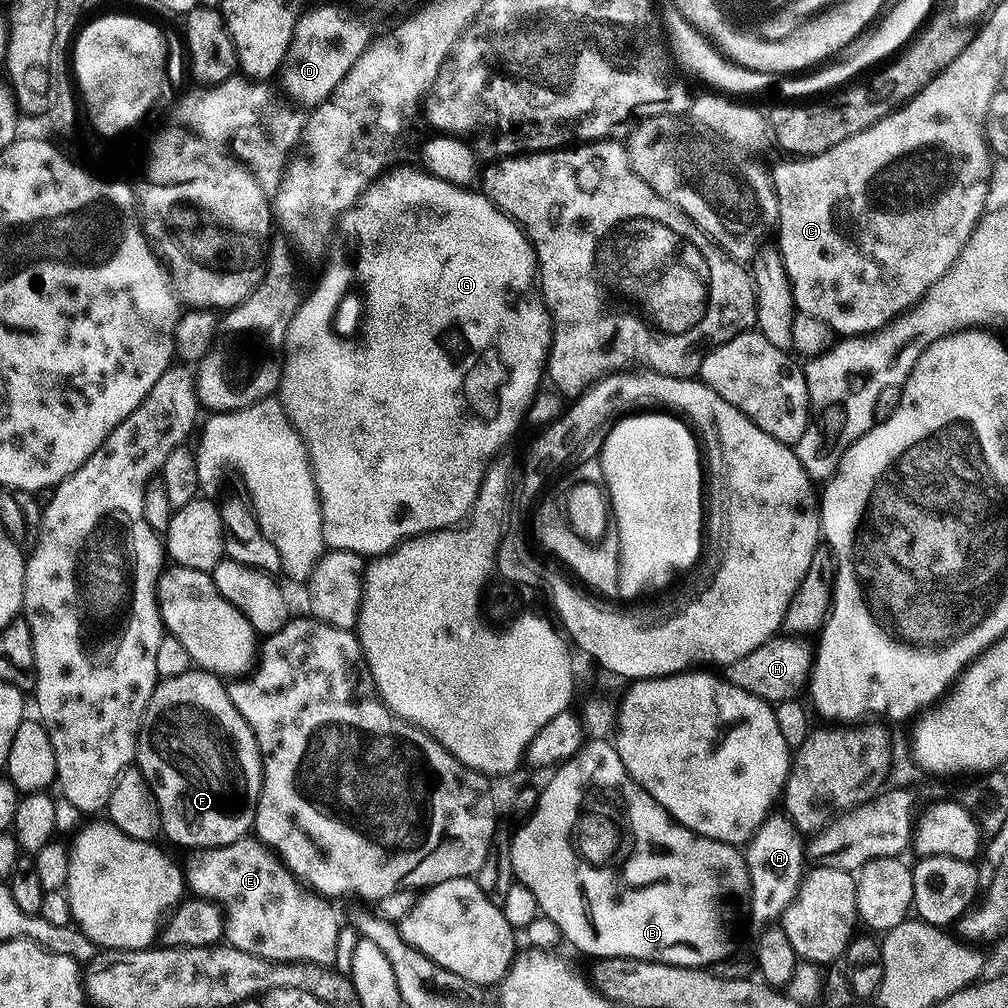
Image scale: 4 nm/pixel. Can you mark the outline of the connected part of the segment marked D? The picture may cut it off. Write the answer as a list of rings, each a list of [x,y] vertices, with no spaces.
[[[310,8],[300,13],[292,41],[286,50],[286,58],[278,73],[278,81],[283,95],[289,101],[297,105],[315,106],[336,91],[338,82],[346,78],[350,66],[354,66],[354,62],[368,47],[370,36],[364,33],[358,21],[351,20],[334,8]]]

